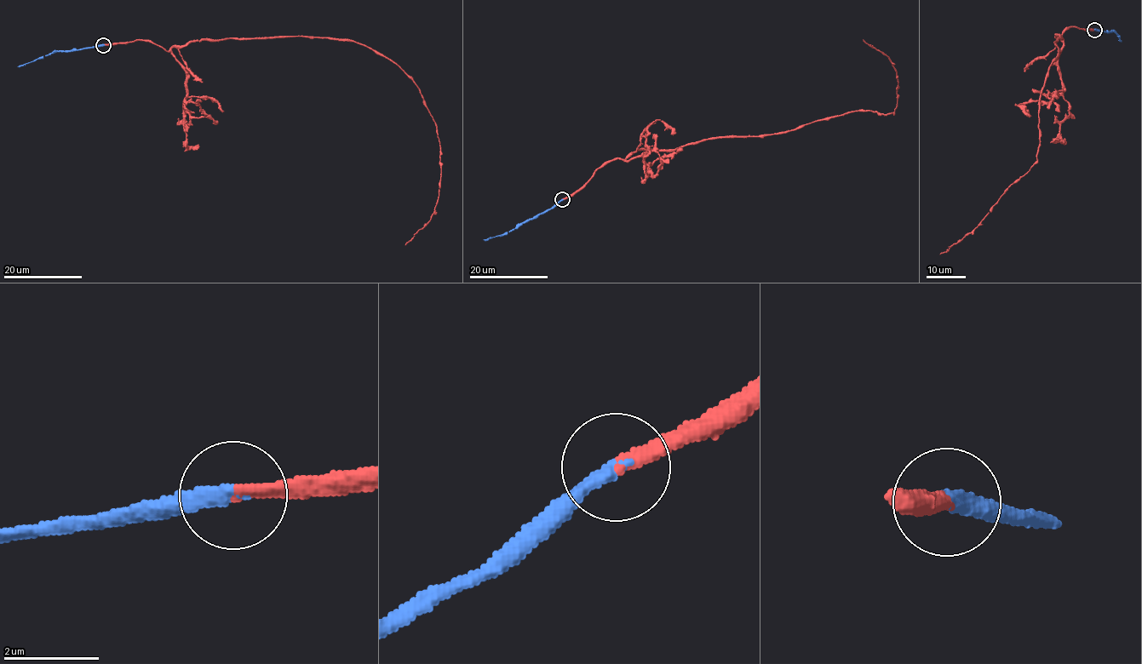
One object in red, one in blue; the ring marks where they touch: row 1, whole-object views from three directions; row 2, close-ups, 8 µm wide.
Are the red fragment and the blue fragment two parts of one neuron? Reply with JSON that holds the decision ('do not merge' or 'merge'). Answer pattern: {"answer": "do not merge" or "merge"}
{"answer": "merge"}

